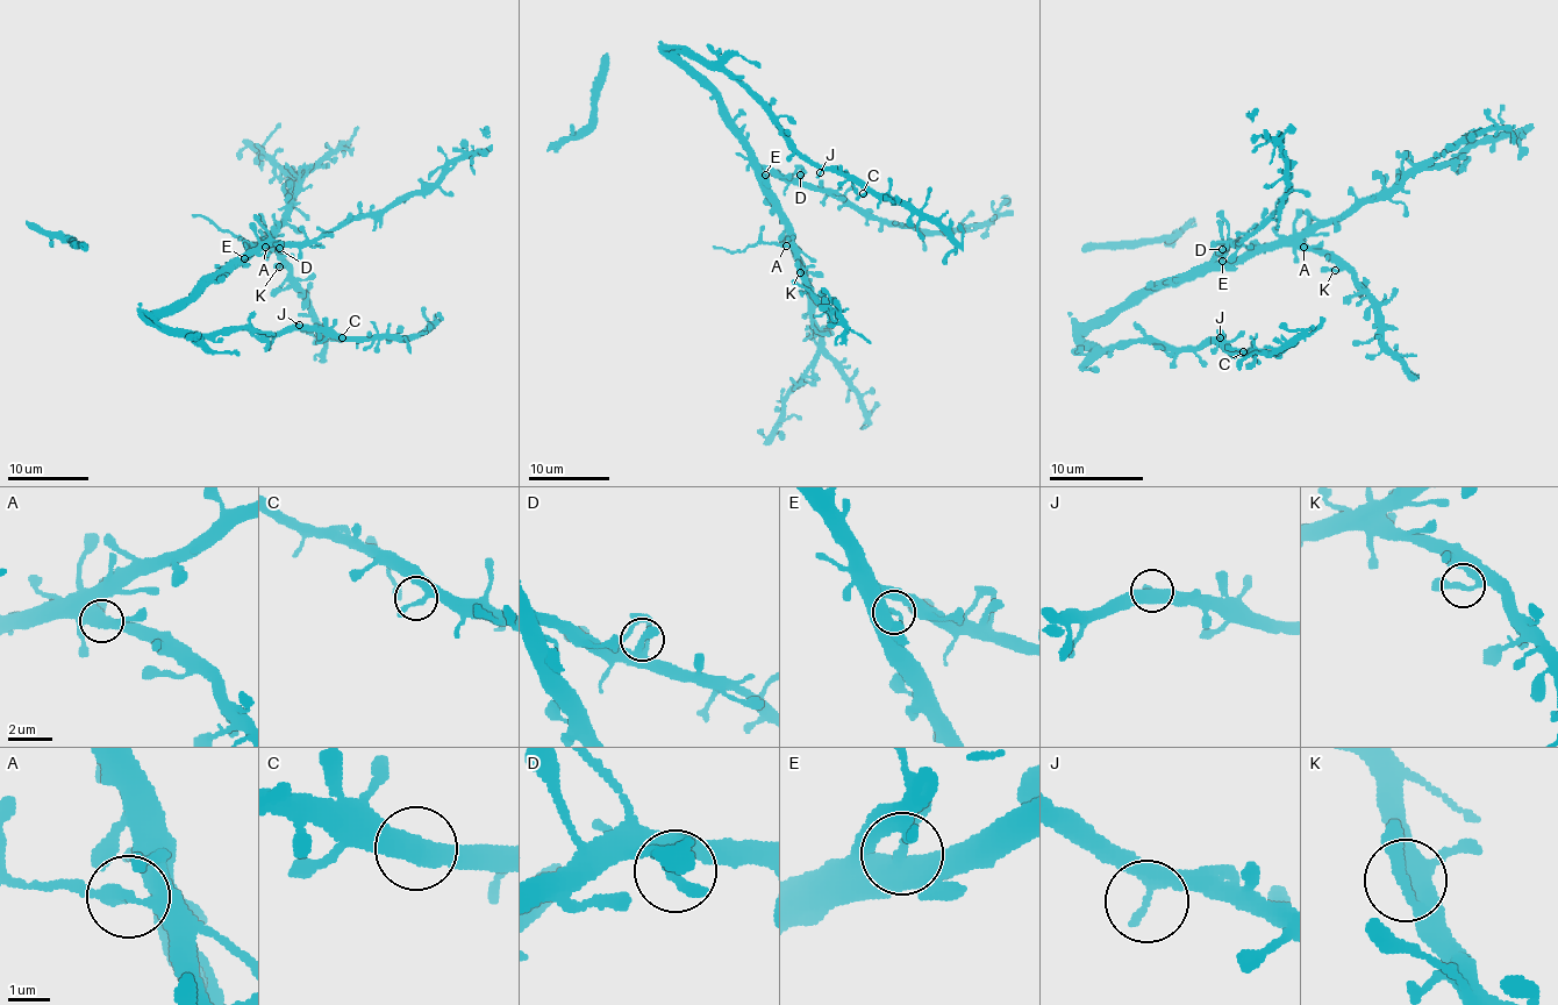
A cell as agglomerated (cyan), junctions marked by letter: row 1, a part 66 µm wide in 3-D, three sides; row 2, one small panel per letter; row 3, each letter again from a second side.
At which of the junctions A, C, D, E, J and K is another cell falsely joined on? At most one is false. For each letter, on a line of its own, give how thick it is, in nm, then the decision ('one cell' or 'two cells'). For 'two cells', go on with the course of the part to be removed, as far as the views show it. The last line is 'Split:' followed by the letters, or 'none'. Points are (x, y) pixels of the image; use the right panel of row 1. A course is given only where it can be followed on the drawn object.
A: 320 nm | two cells | (1305, 247), (1302, 236), (1312, 225), (1305, 211)
C: 280 nm | one cell
D: 300 nm | one cell
E: 440 nm | one cell
J: 280 nm | one cell
K: 280 nm | one cell
Split: A

